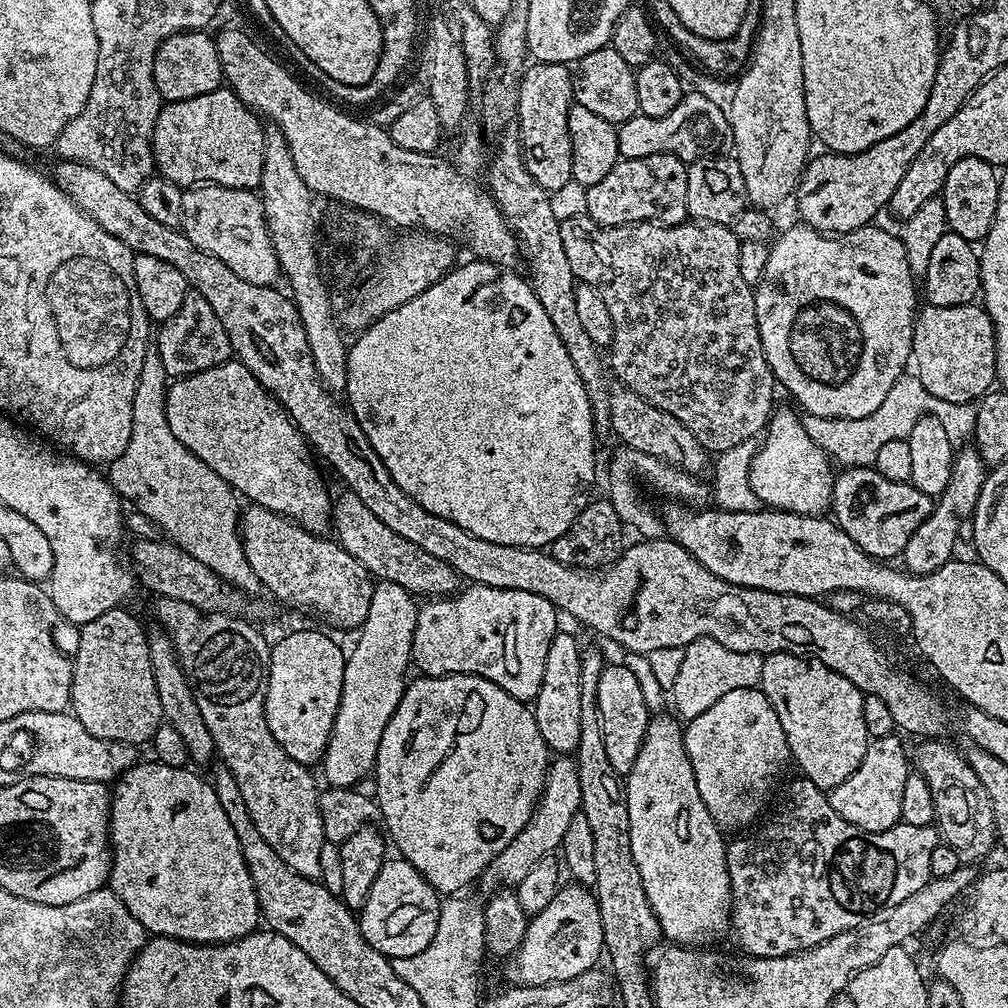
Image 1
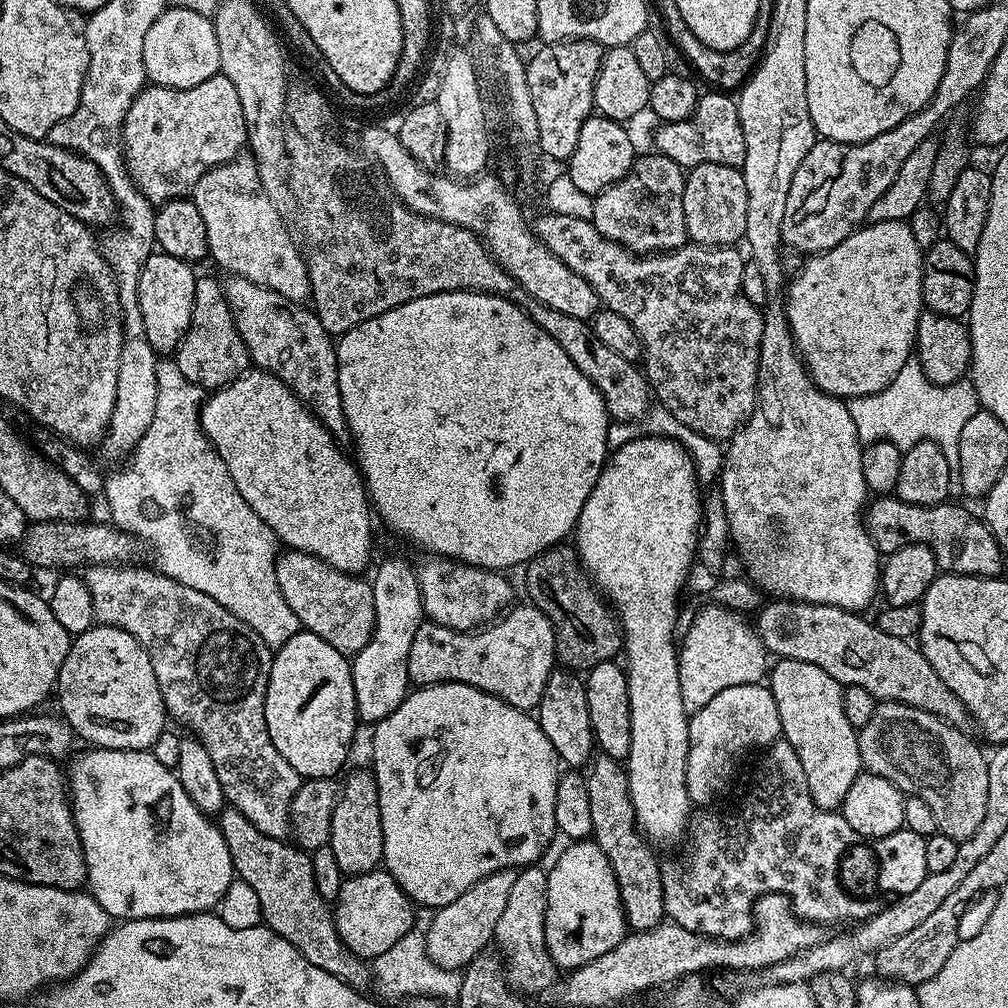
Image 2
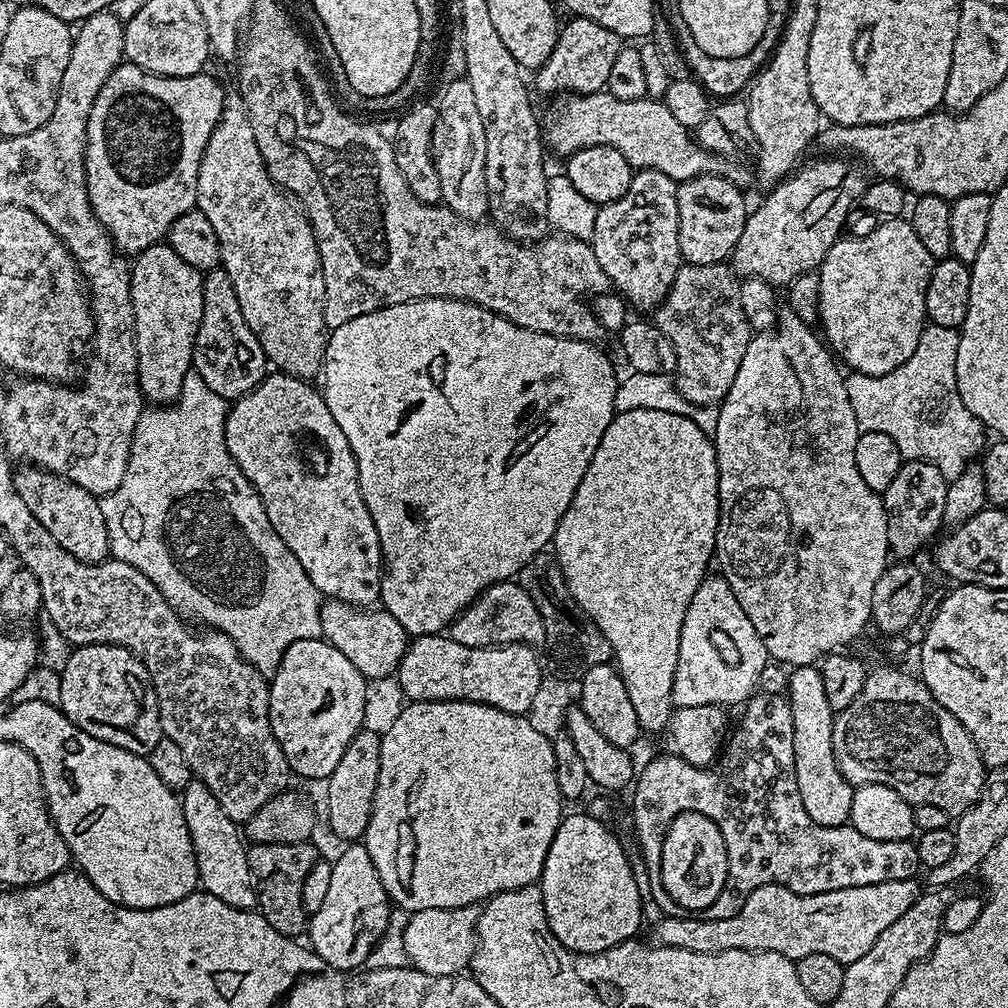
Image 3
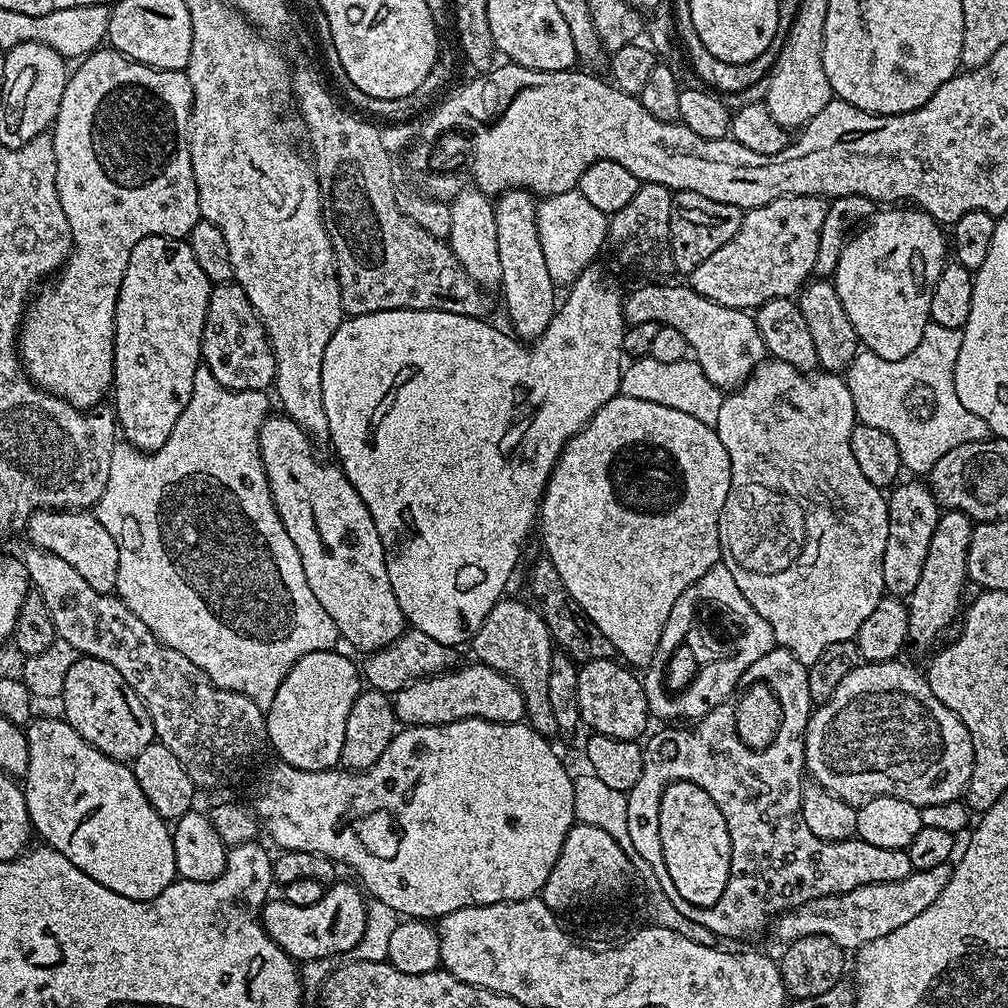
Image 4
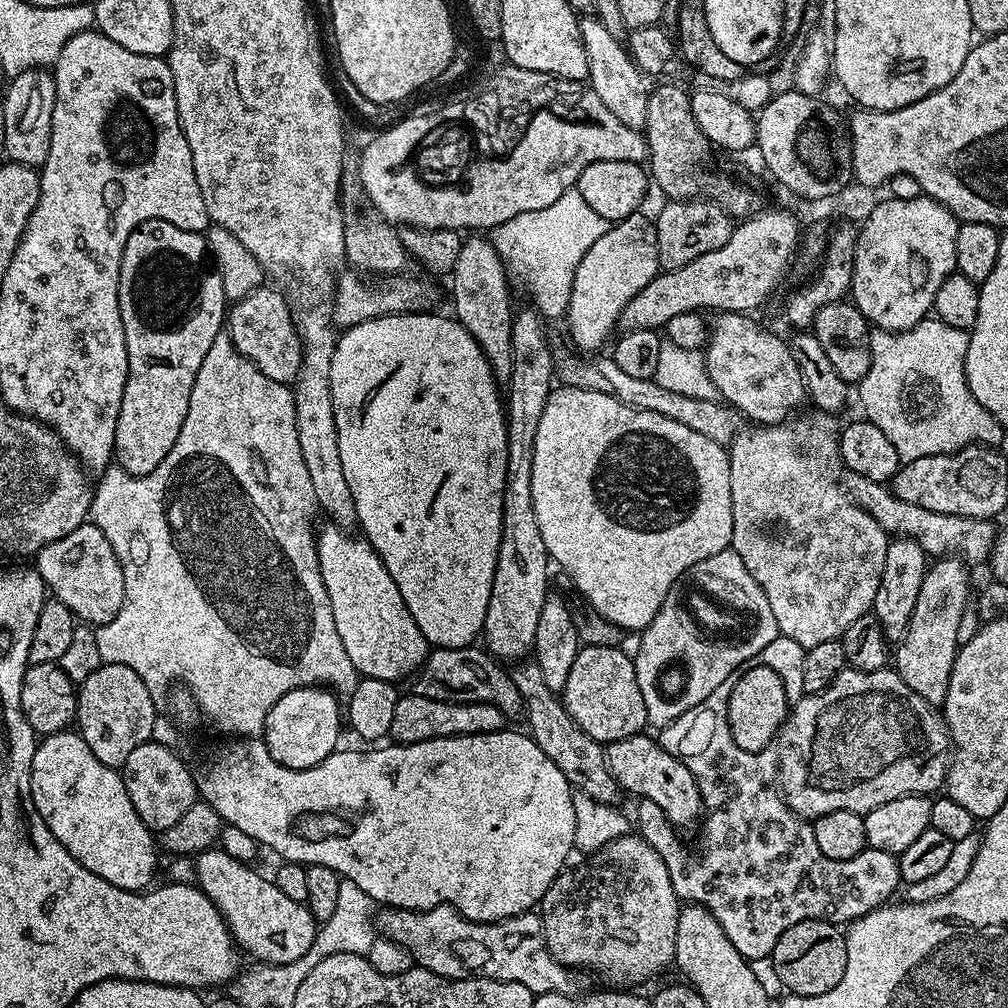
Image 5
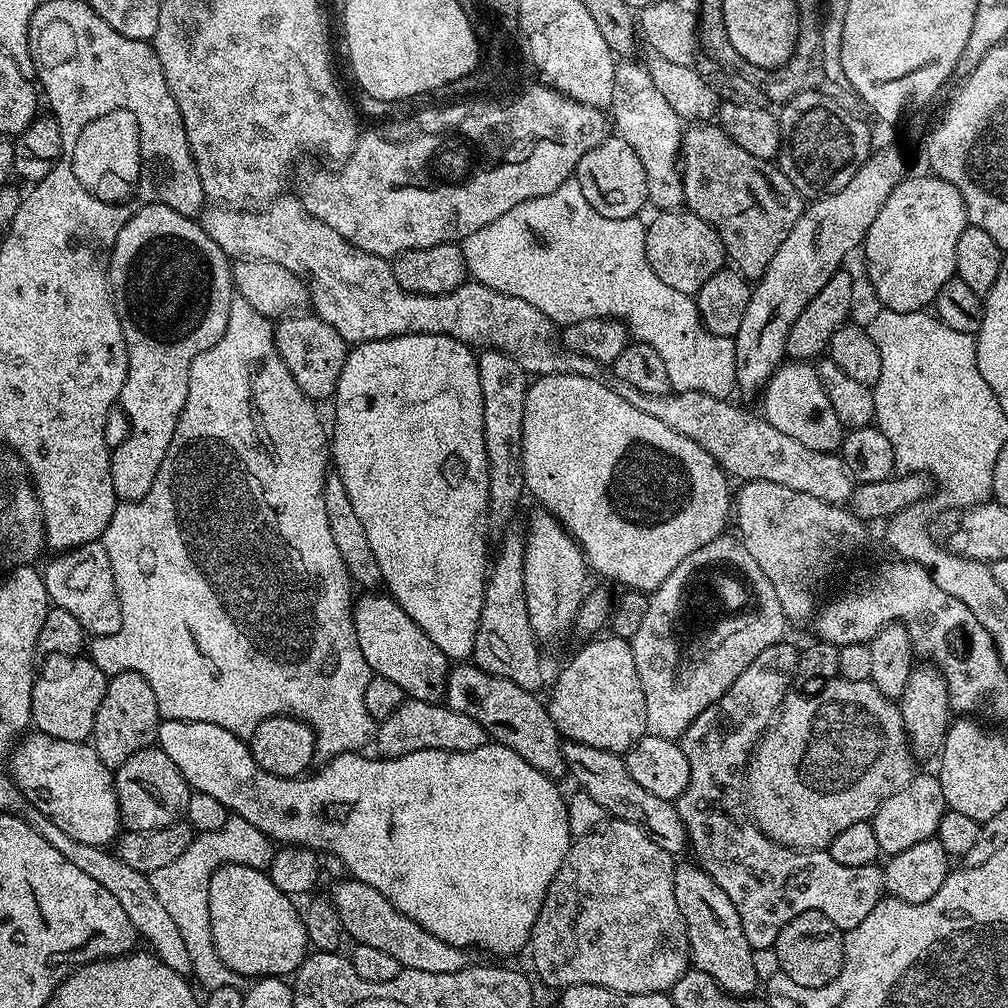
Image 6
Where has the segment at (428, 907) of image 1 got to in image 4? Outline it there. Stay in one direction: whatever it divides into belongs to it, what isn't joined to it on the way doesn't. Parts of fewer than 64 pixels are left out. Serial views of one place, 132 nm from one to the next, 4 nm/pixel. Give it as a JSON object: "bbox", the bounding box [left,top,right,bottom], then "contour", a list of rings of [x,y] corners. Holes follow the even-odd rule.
{"bbox":[260,883,366,962],"contour":[[[333,883],[314,906],[294,906],[283,898],[269,899],[263,905],[260,922],[269,938],[287,956],[297,962],[321,962],[356,948],[366,928],[366,896],[355,883],[340,883]]]}

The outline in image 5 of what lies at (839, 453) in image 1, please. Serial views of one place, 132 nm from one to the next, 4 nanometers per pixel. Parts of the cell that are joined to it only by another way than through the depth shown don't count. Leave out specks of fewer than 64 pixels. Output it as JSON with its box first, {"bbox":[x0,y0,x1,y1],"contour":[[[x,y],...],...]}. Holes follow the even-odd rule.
{"bbox":[858,318,1006,461],"contour":[[[925,318],[906,332],[885,332],[876,330],[871,333],[872,362],[866,378],[858,385],[863,415],[895,446],[901,461],[926,458],[934,454],[958,452],[969,444],[1000,446],[1006,430],[974,398],[964,373],[964,359],[968,349],[968,332],[963,328],[946,326],[946,322],[935,318]]]}

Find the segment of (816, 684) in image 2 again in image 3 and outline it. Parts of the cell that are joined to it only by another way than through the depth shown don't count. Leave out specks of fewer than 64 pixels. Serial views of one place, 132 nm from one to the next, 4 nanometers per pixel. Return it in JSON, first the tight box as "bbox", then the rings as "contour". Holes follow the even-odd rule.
{"bbox":[786,667,854,828],"contour":[[[819,667],[792,668],[786,695],[794,718],[794,774],[802,806],[823,828],[837,828],[850,821],[854,785],[844,777],[834,758],[834,713],[826,702]]]}

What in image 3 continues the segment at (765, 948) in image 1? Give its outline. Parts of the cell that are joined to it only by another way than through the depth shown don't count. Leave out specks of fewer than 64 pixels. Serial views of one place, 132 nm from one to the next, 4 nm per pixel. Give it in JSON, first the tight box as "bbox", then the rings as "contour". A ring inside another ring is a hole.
{"bbox":[631,694,920,919],"contour":[[[768,694],[755,696],[743,705],[744,713],[737,724],[735,721],[714,766],[699,768],[686,762],[681,756],[667,754],[668,756],[654,757],[641,772],[639,769],[635,777],[634,787],[631,789],[632,824],[636,827],[636,840],[640,843],[641,854],[644,855],[644,872],[648,875],[646,892],[647,895],[648,892],[652,895],[652,900],[661,908],[661,913],[672,914],[677,911],[675,902],[670,894],[666,894],[660,881],[660,859],[668,824],[680,812],[706,814],[706,818],[713,820],[718,830],[722,830],[722,838],[726,842],[728,877],[722,894],[706,910],[706,916],[710,919],[730,918],[739,910],[747,896],[763,884],[780,884],[803,896],[813,896],[830,890],[913,879],[920,868],[920,859],[912,840],[878,842],[874,838],[866,838],[866,834],[858,834],[858,830],[848,824],[837,828],[823,828],[818,826],[818,822],[814,822],[814,818],[810,818],[810,814],[806,814],[794,774],[794,730],[778,734],[780,740],[784,738],[784,746],[780,740],[776,742],[780,748],[776,750],[776,756],[780,758],[768,758]]]}

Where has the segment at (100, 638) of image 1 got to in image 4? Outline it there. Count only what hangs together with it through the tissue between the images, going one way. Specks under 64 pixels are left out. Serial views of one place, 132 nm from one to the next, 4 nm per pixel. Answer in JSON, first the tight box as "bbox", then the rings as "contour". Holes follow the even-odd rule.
{"bbox":[62,655,156,762],"contour":[[[81,655],[66,671],[62,702],[64,702],[63,719],[88,744],[93,744],[102,754],[121,762],[136,759],[146,746],[154,742],[156,731],[150,722],[150,714],[146,706],[138,698],[138,694],[110,666],[110,662],[102,662],[93,656]]]}

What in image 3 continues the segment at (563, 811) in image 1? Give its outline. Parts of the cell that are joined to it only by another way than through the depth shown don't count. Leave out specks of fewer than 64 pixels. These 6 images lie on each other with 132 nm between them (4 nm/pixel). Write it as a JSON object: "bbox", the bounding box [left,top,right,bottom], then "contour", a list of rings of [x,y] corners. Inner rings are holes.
{"bbox":[404,904,481,976],"contour":[[[474,904],[457,908],[427,908],[411,913],[404,935],[408,964],[422,974],[431,976],[461,975],[472,963],[480,913],[481,909]]]}

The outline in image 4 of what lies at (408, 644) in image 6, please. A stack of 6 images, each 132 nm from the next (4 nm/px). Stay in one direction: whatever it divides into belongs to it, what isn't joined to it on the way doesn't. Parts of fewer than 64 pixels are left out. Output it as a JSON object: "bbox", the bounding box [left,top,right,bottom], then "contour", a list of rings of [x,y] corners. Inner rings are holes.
{"bbox":[258,414,406,654],"contour":[[[272,414],[260,425],[258,435],[260,457],[264,463],[264,473],[268,479],[270,494],[274,498],[274,506],[278,510],[278,518],[282,518],[282,526],[286,526],[286,534],[290,534],[290,542],[294,542],[294,546],[298,546],[298,554],[302,558],[302,570],[306,570],[306,582],[310,582],[310,590],[314,590],[314,598],[318,598],[318,602],[322,602],[322,610],[326,610],[326,614],[330,614],[330,618],[334,618],[334,626],[340,632],[343,643],[353,644],[354,647],[361,648],[361,653],[367,654],[377,652],[379,648],[384,648],[390,642],[394,642],[406,631],[406,621],[402,614],[402,606],[398,606],[398,598],[394,598],[394,586],[390,586],[390,574],[386,574],[386,558],[384,557],[382,538],[378,538],[378,530],[374,526],[374,518],[370,518],[370,510],[366,510],[366,502],[362,502],[358,490],[354,490],[354,486],[350,486],[339,463],[327,464],[316,453],[317,445],[312,437],[302,430],[302,426],[298,426],[298,422],[294,422],[283,414],[277,414],[277,416]]]}

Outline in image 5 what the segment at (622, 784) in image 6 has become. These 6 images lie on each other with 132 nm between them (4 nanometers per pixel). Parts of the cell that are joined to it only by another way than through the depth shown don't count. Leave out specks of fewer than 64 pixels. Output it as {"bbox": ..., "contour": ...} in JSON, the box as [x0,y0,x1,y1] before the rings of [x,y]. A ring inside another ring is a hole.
{"bbox":[510,662,622,804],"contour":[[[520,662],[511,669],[510,675],[514,686],[518,686],[518,694],[524,699],[522,709],[523,719],[528,719],[527,735],[538,746],[542,746],[542,754],[566,774],[566,778],[572,784],[573,789],[585,792],[590,798],[594,798],[603,804],[616,804],[622,789],[616,779],[610,774],[608,763],[604,757],[605,745],[599,744],[594,738],[590,738],[576,725],[574,718],[564,709],[563,699],[557,693],[546,686],[542,678],[542,670],[534,662]]]}

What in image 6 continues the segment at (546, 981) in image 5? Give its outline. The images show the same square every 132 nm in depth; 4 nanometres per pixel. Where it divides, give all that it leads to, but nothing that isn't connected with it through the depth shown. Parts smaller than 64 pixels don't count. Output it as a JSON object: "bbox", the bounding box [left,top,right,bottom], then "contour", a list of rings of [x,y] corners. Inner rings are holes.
{"bbox":[330,878,469,974],"contour":[[[340,878],[330,892],[330,899],[336,907],[341,919],[343,931],[353,936],[356,944],[375,946],[385,954],[398,958],[401,969],[430,970],[430,974],[450,974],[469,967],[469,953],[458,946],[450,946],[450,942],[442,942],[442,938],[434,938],[430,930],[418,926],[410,918],[406,918],[396,909],[374,886],[355,878]]]}

